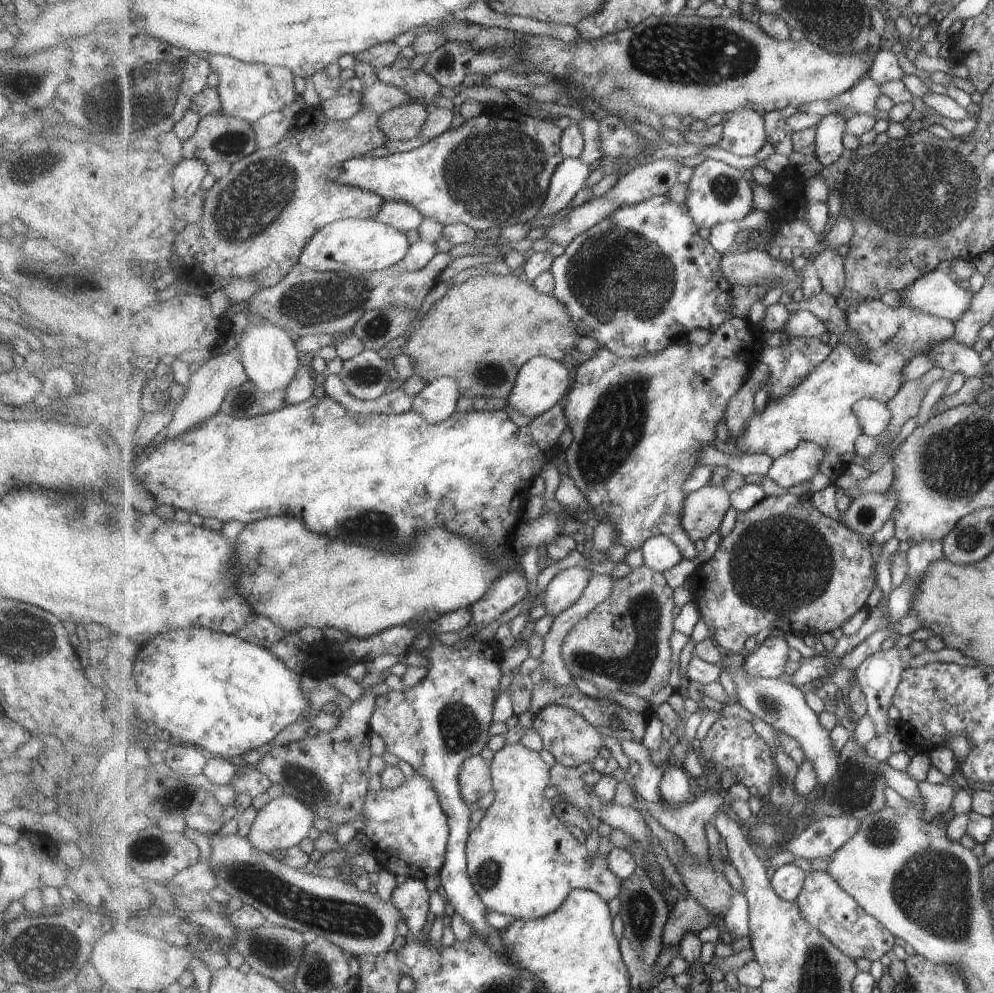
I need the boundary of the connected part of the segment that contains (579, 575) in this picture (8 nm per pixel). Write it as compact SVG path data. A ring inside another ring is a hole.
M580 565L558 573L546 588L543 605L547 613L558 618L565 610L572 608L581 600L596 575L590 568Z

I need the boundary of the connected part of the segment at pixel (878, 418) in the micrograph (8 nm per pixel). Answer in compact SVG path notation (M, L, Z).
M871 398L858 402L856 412L863 432L873 437L880 436L893 419L893 412L887 403Z

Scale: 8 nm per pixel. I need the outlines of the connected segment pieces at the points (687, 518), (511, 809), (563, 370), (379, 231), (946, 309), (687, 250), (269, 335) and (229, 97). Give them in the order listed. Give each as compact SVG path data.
M706 485L689 494L683 508L683 525L696 542L708 540L722 528L732 505L731 494L725 487Z
M508 742L501 751L495 753L492 761L496 800L469 838L469 871L482 900L490 910L502 911L515 919L544 918L560 910L576 889L596 891L607 901L618 898L623 891L623 879L611 869L610 857L604 858L597 852L590 860L585 843L572 836L565 822L555 813L552 799L546 798L546 790L552 786L552 771L540 750L524 742Z
M534 357L519 372L516 386L510 398L506 400L510 410L524 414L526 417L541 417L557 404L564 404L569 392L573 389L575 378L572 372L558 359L550 357Z
M348 219L329 224L315 234L301 256L300 263L323 273L328 271L331 273L381 272L403 261L408 256L412 245L408 234L376 219Z
M934 271L901 292L903 304L924 314L956 322L975 299L975 292L964 288L949 271Z
M660 195L647 200L645 203L618 209L611 217L604 222L597 224L594 228L587 230L572 241L572 244L563 255L555 260L553 273L557 282L554 294L568 307L573 325L577 327L581 336L594 338L602 347L613 350L616 354L621 354L624 358L643 359L646 357L657 357L669 346L678 344L686 340L688 334L696 328L705 328L715 333L725 322L732 320L736 316L733 311L734 294L732 294L733 284L730 282L723 268L724 254L710 244L709 239L700 236L700 227L696 224L695 218L690 214L690 207L686 202L678 204L668 195Z
M256 319L249 322L245 330L245 342L237 344L243 352L243 361L246 365L249 378L257 390L273 393L274 391L288 389L296 380L302 368L301 353L296 348L291 330L277 325L269 319Z
M226 55L207 56L214 72L220 78L219 91L223 102L223 112L253 123L264 115L284 110L296 102L297 74L287 66L272 66L266 63L247 63Z

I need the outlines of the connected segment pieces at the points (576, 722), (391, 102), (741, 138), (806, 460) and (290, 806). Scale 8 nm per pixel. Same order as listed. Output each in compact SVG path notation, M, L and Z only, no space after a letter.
M553 704L542 709L542 712L536 715L534 730L542 736L544 748L555 756L558 763L569 767L593 762L606 746L606 737L598 732L597 726L574 710L574 707Z
M379 80L375 85L365 87L363 90L363 108L377 111L381 115L390 109L404 103L416 103L405 88L397 88L394 85Z
M740 108L724 125L722 138L716 145L725 151L754 156L769 142L766 118L757 110Z
M804 441L796 450L776 459L767 475L784 488L804 484L816 476L826 455L826 449L819 444Z
M285 794L259 811L258 818L253 824L253 830L247 837L255 847L270 854L276 850L288 850L310 836L316 819L318 819L316 811L310 805L302 802L298 797Z

